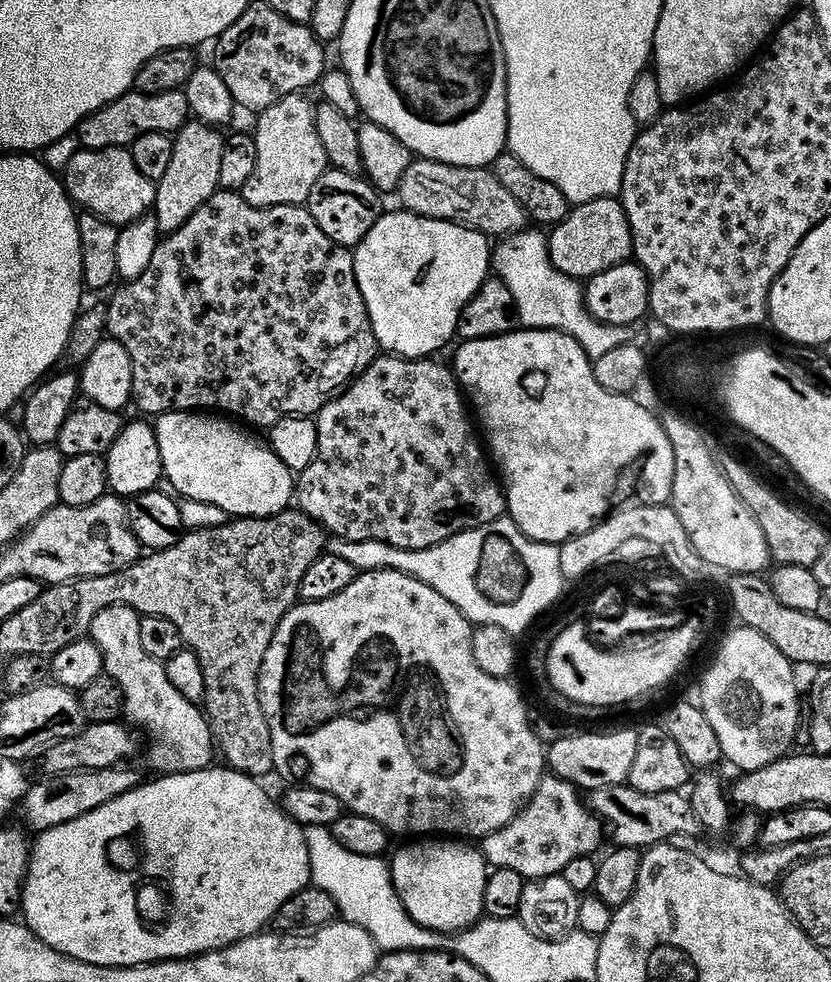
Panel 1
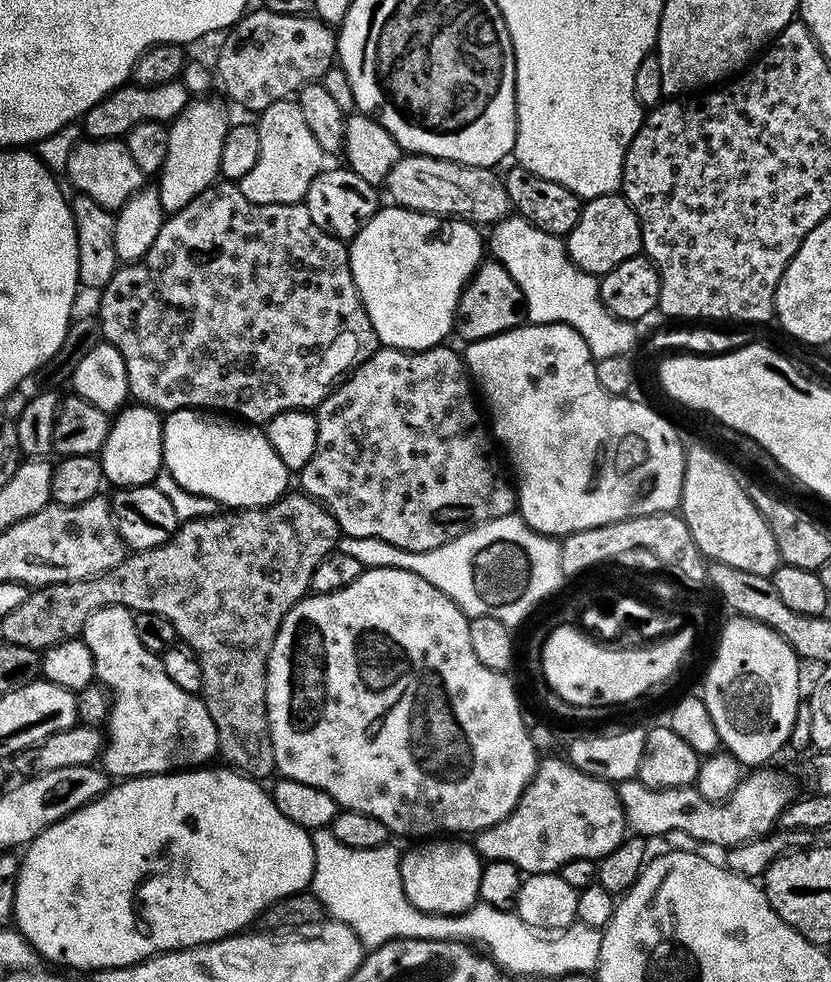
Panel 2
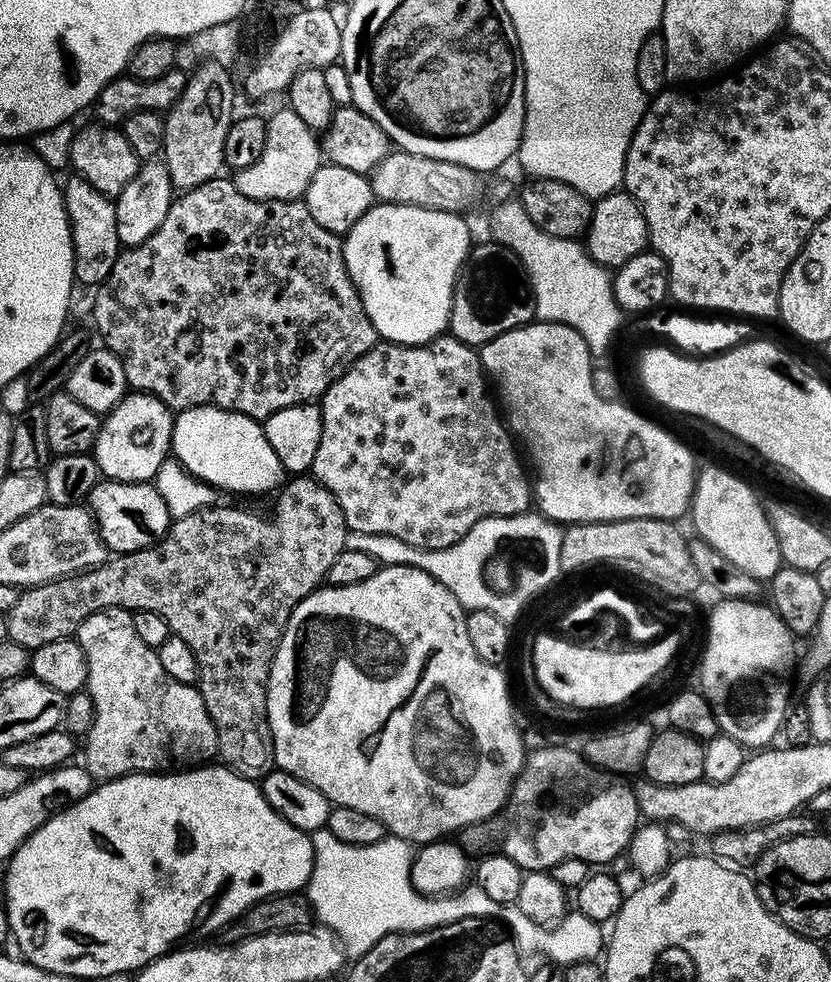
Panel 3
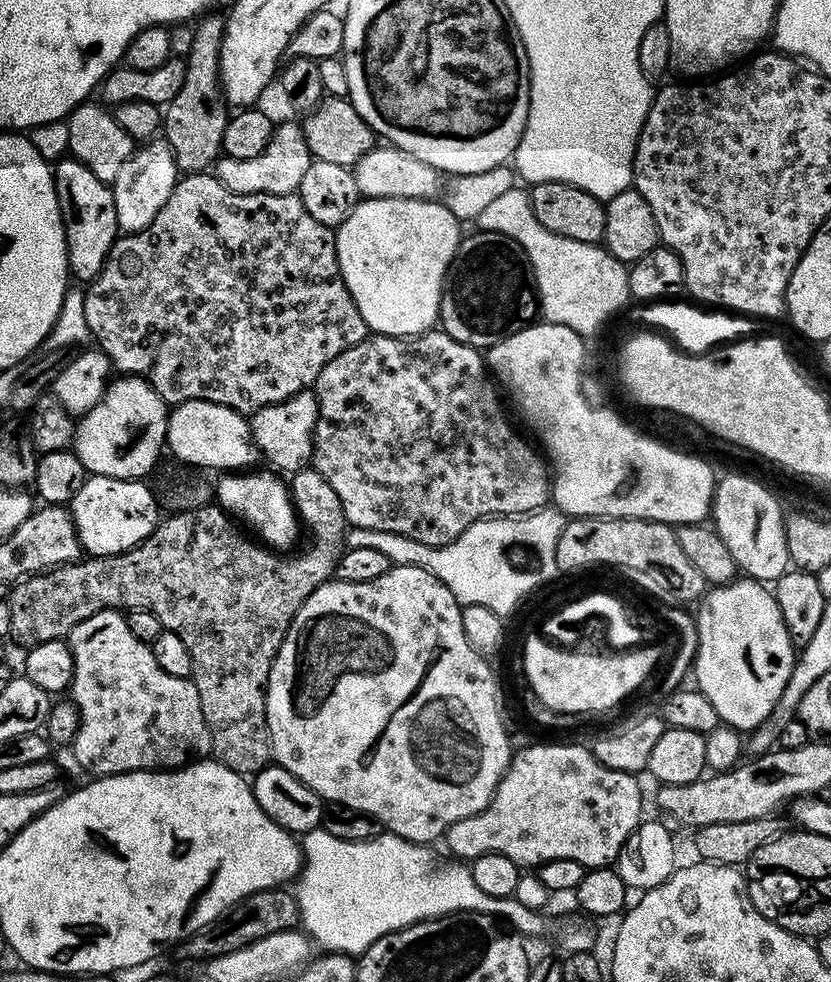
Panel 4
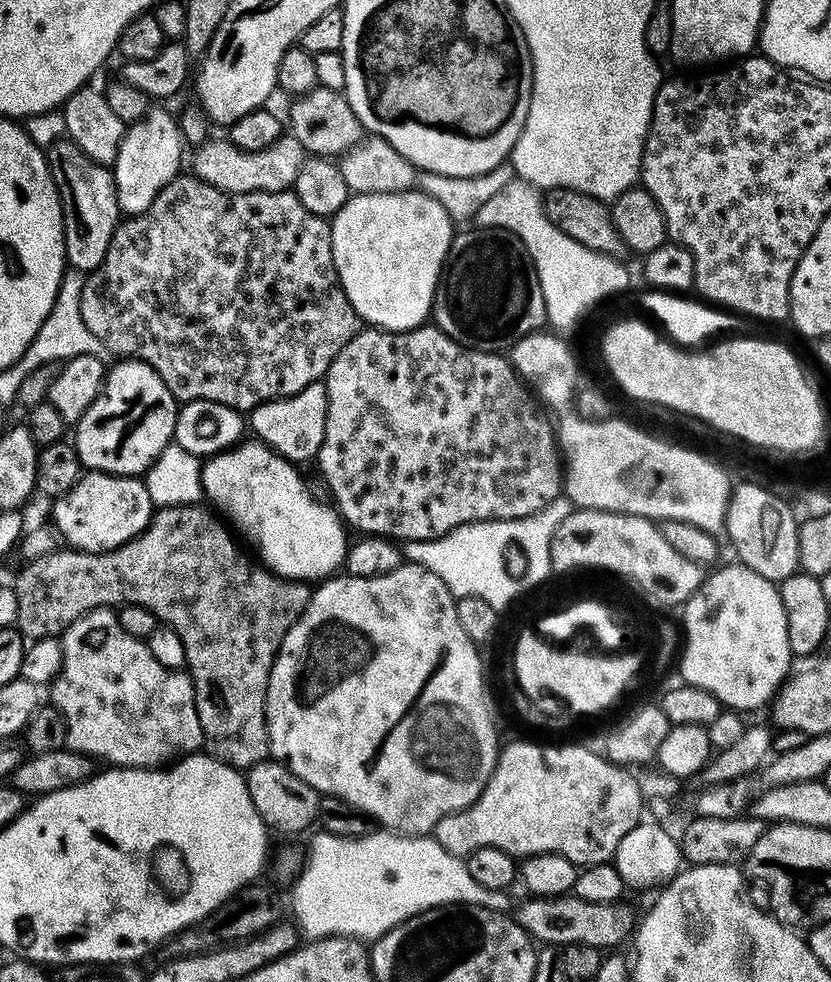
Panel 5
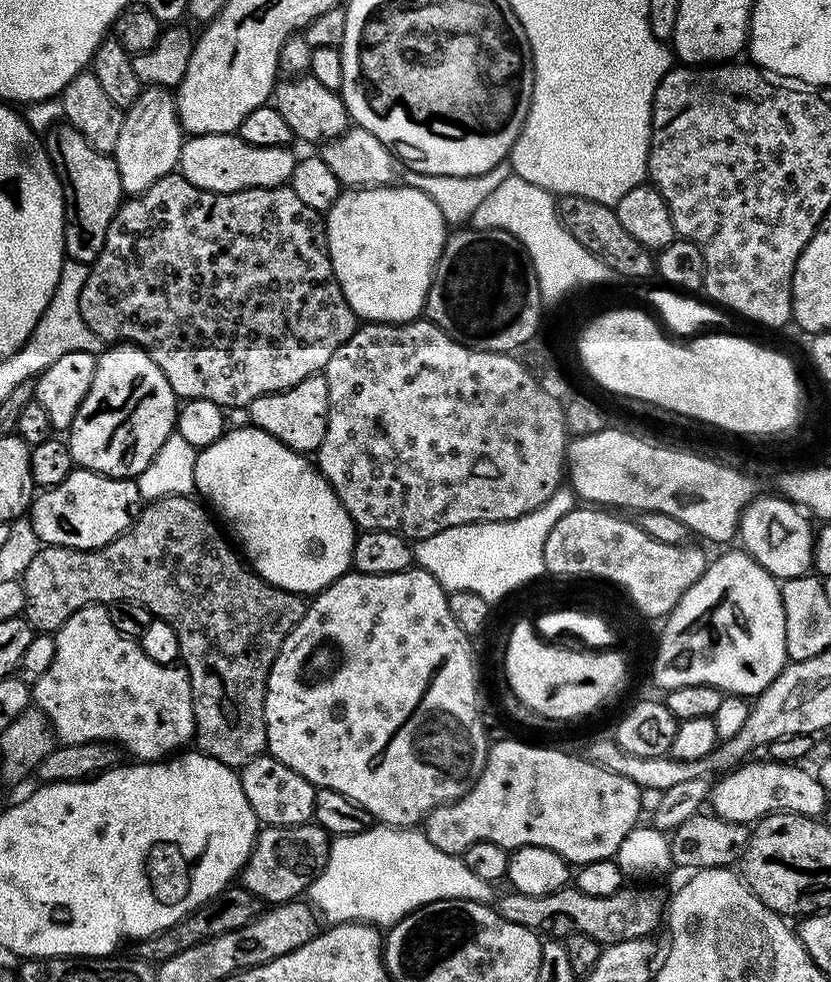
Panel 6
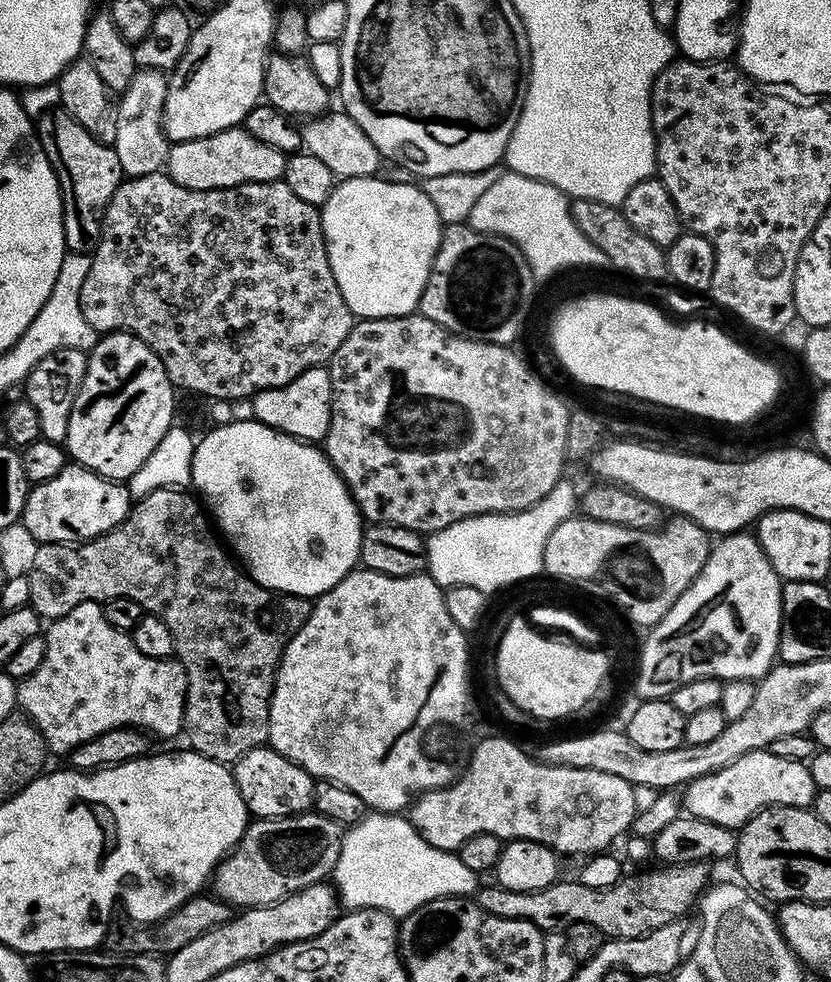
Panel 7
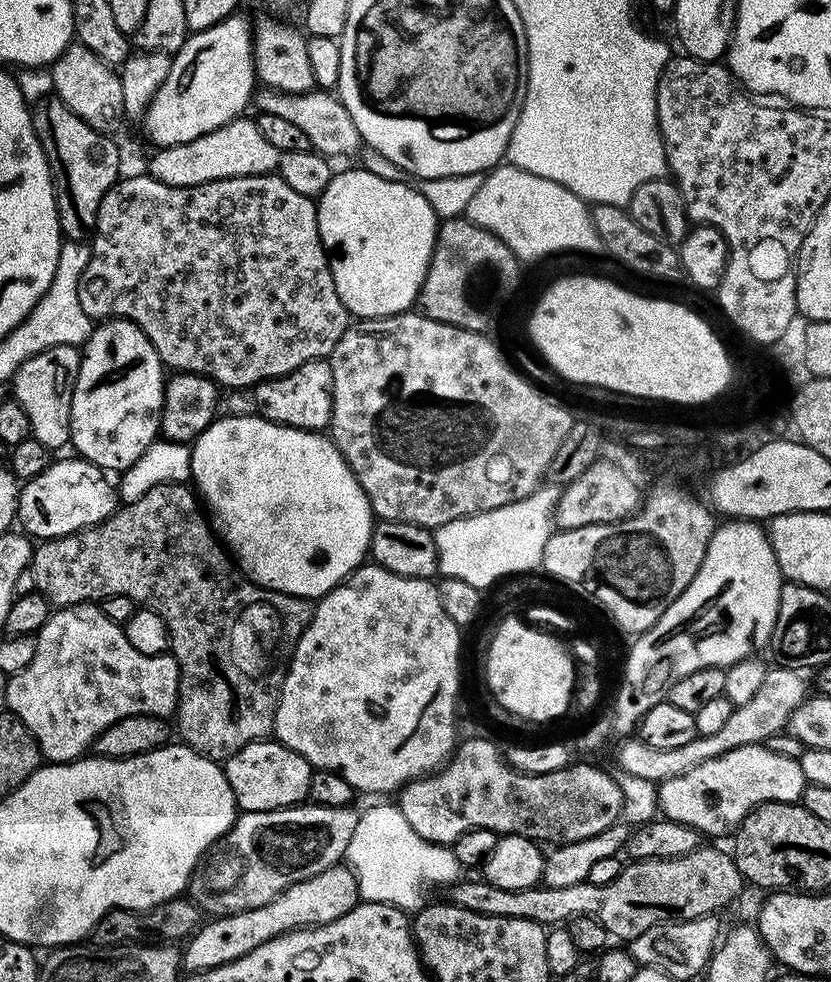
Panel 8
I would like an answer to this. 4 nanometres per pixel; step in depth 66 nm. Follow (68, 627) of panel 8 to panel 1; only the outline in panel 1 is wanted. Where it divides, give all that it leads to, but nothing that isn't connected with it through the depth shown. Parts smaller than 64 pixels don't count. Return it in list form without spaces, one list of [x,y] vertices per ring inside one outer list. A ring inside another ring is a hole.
[[[121,604],[106,606],[92,616],[90,638],[98,650],[102,650],[106,675],[123,688],[123,715],[129,716],[127,719],[137,729],[144,728],[143,735],[152,739],[148,748],[148,764],[153,773],[193,772],[209,767],[213,763],[212,752],[214,756],[212,725],[201,705],[190,702],[190,698],[182,698],[181,692],[170,683],[170,678],[166,678],[163,663],[146,654],[138,634],[140,617],[133,608]]]

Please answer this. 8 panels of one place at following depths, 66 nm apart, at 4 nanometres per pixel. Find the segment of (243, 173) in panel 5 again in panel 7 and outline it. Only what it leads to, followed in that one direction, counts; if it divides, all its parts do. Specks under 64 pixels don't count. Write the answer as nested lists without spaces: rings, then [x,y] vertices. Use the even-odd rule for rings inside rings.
[[[243,126],[227,128],[202,138],[181,140],[168,149],[166,175],[190,190],[218,190],[250,182],[270,182],[284,175],[285,153],[258,142]]]

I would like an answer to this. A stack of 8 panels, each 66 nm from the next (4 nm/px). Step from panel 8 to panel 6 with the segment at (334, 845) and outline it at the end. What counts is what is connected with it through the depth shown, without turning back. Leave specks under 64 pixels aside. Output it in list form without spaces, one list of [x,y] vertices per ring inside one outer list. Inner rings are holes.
[[[315,822],[298,826],[261,827],[256,833],[252,857],[244,865],[242,887],[268,906],[303,897],[312,887],[316,875],[326,866],[329,847],[328,831]]]

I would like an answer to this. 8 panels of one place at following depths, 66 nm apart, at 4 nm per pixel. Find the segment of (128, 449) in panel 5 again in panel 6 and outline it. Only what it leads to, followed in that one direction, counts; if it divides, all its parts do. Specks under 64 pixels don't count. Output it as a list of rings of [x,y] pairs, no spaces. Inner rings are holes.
[[[114,344],[105,347],[96,358],[94,382],[90,382],[90,390],[86,390],[86,398],[82,398],[82,406],[78,406],[78,414],[74,414],[74,422],[68,427],[66,439],[73,461],[79,467],[89,468],[103,476],[135,478],[150,466],[154,454],[166,442],[166,438],[176,427],[178,397],[166,382],[166,374],[158,370],[154,358],[145,348],[136,344]]]

